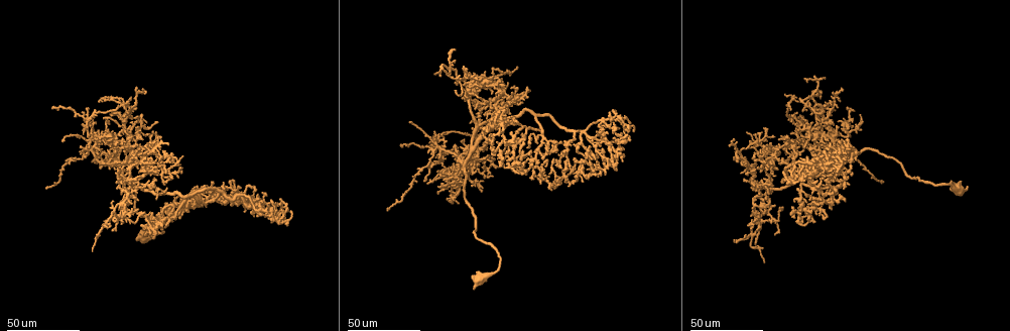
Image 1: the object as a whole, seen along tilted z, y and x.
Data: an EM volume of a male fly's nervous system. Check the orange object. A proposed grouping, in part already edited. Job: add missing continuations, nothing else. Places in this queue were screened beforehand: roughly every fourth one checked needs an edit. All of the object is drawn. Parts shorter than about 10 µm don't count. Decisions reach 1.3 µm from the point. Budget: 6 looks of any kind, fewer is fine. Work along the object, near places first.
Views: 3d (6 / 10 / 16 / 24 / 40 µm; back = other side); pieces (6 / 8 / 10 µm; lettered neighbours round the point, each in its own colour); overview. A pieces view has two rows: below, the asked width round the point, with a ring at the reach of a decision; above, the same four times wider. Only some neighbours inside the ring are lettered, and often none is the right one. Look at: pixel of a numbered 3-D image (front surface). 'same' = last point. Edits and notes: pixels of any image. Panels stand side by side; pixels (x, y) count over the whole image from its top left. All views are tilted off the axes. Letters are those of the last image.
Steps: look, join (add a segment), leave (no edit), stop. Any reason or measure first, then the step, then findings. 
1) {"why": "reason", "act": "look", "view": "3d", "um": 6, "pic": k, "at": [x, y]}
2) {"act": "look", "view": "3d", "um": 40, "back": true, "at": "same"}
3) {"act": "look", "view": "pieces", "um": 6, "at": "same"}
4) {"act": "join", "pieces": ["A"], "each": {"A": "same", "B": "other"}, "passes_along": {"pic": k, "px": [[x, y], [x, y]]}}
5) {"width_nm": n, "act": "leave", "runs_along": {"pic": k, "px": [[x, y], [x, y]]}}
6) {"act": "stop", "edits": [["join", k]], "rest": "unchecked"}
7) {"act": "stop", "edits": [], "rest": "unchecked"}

{"why": "an open end", "act": "look", "view": "3d", "um": 24, "pic": 1, "at": [598, 132]}

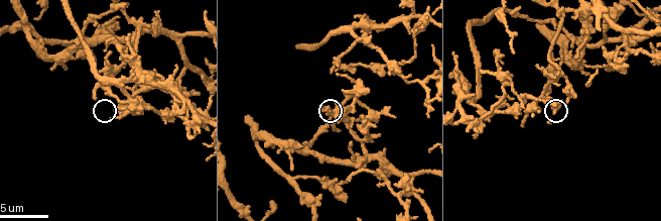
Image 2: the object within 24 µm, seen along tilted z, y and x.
{"act": "look", "view": "pieces", "um": 6, "pic": 2, "at": [94, 98]}

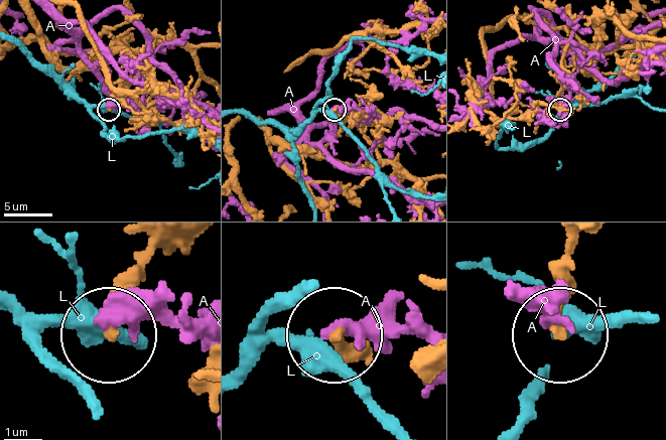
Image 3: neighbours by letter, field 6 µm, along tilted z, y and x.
{"width_nm": 240, "act": "leave", "each": {"A": "other", "L": "other"}, "found": "no lettered segment goes on from it"}

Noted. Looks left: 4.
{"why": "thin end", "act": "look", "view": "3d", "um": 40, "pic": 1, "at": [779, 207]}

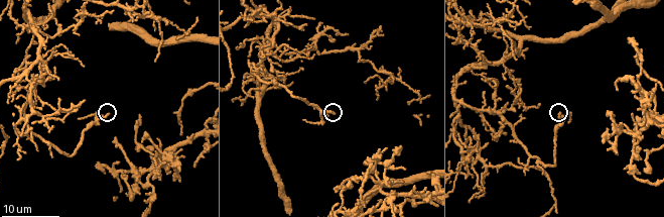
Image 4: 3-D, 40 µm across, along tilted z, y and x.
{"act": "look", "view": "3d", "um": 6, "pic": 4, "at": [558, 115]}

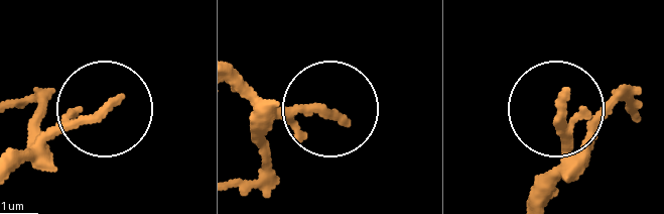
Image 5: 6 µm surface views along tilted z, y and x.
{"why": "what lies round it", "act": "look", "view": "pieces", "um": 8, "pic": 5, "at": [117, 100]}

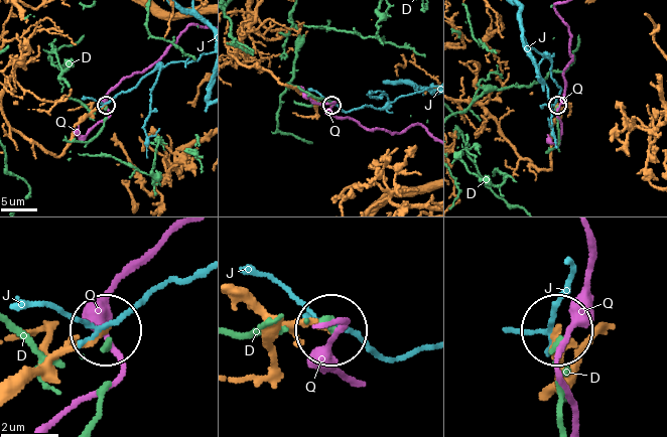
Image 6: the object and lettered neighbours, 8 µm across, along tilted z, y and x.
{"act": "leave", "each": {"D": "other", "J": "other", "Q": "other"}, "runs_along": {"pic": 6, "px": [[551, 389], [555, 333]]}, "found": "no lettered segment goes on from it"}

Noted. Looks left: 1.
{"act": "stop", "edits": [], "rest": "unchecked"}

